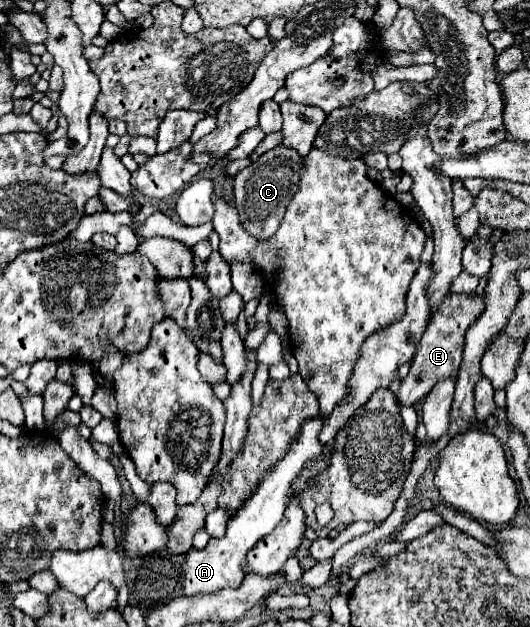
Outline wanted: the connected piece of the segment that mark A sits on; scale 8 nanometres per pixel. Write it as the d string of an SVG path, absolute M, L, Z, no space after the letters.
M322 417L308 419L302 425L300 437L292 443L290 451L284 455L280 463L272 467L272 471L266 473L264 481L256 489L256 493L246 501L246 505L228 521L226 535L222 539L210 539L204 549L190 549L186 555L186 561L182 565L182 595L194 597L198 593L216 593L220 589L236 589L242 585L244 579L244 557L248 551L256 545L258 539L272 533L272 529L280 523L284 515L284 507L288 503L288 493L292 487L292 481L302 473L306 467L306 461L318 459L322 455L322 445L318 441L318 433L322 429Z

